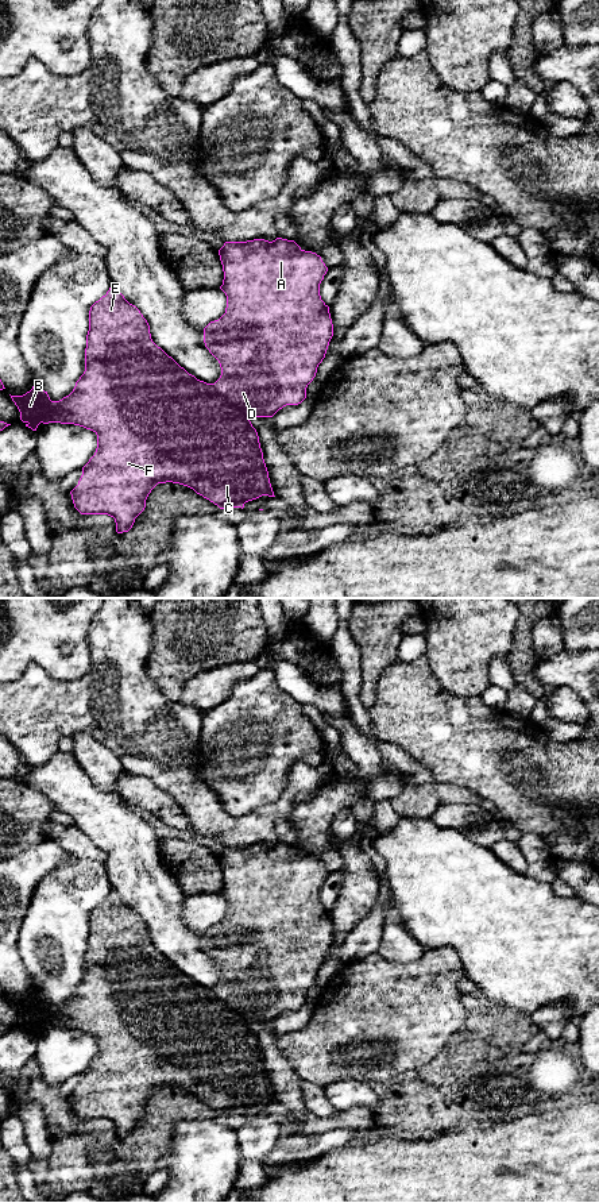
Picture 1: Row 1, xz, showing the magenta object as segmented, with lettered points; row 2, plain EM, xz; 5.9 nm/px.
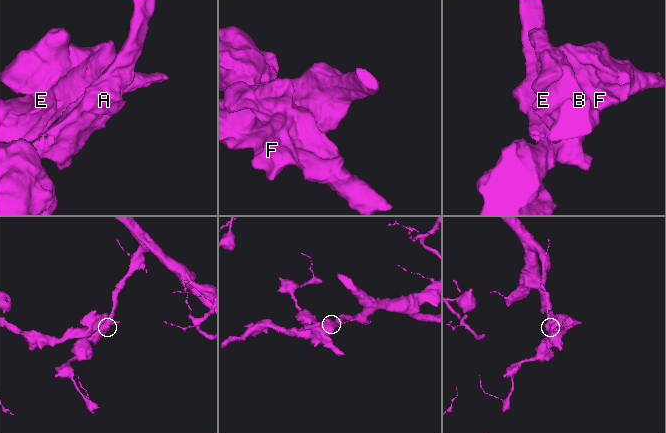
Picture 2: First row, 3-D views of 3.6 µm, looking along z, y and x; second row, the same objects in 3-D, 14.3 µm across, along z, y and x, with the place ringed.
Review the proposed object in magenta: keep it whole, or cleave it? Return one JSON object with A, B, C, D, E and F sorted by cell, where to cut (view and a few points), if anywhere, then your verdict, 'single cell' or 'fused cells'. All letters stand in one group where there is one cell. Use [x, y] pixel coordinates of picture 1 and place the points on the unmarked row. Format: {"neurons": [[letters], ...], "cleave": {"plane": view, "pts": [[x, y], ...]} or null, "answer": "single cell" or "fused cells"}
{"neurons": [["A", "D"], ["B", "C", "E", "F"]], "cleave": {"plane": "xz", "pts": [[215, 987], [224, 1006], [247, 1021]]}, "answer": "fused cells"}

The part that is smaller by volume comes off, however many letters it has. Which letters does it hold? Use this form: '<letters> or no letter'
B, C, E, F

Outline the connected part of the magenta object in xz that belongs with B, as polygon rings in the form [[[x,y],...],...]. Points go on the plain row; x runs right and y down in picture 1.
[[[115,890],[90,911],[85,976],[73,996],[59,1006],[51,1006],[47,996],[34,988],[26,999],[11,1003],[20,1017],[20,1025],[32,1036],[36,1036],[40,1027],[61,1027],[80,1030],[97,1040],[96,1057],[82,1072],[78,1090],[70,1099],[74,1113],[81,1119],[113,1122],[117,1138],[132,1133],[135,1123],[146,1113],[148,1099],[158,1088],[188,1091],[220,1114],[243,1114],[246,1107],[262,1100],[275,1102],[259,1041],[250,1022],[228,1011],[216,988],[197,984],[158,952],[151,944],[147,925]]]

